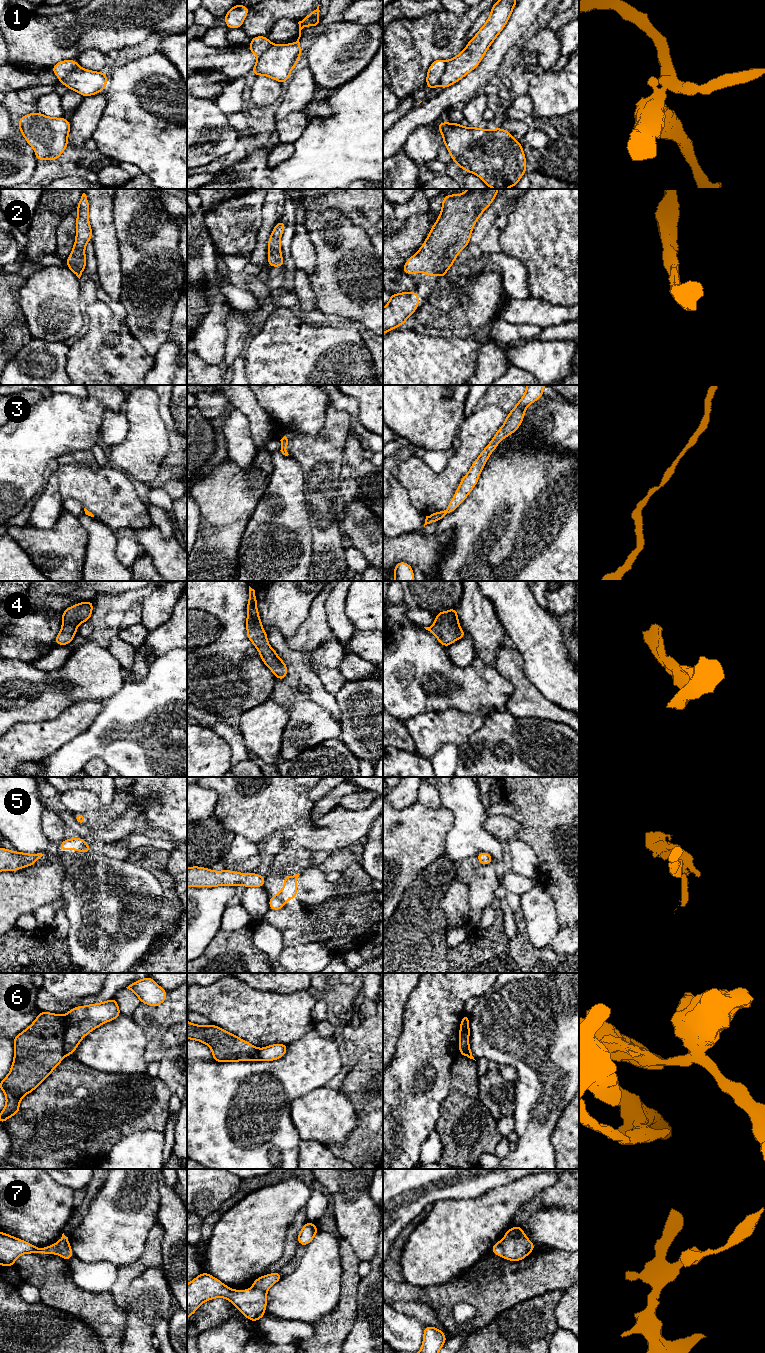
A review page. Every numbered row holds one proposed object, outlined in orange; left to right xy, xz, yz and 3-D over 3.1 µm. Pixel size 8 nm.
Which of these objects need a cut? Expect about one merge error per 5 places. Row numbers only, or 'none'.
1, 6

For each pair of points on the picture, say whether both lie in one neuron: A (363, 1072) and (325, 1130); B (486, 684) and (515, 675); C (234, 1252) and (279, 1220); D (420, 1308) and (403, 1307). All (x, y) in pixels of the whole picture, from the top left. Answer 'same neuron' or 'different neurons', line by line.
A: different neurons
B: different neurons
C: same neuron
D: same neuron

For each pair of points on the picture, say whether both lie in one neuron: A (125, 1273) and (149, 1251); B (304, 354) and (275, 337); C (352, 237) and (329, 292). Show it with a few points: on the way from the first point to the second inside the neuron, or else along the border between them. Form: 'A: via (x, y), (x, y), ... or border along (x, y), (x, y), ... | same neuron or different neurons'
A: via (132, 1271), (146, 1258) | same neuron
B: via (297, 354), (292, 354), (282, 344) | same neuron
C: via (344, 251), (332, 264), (332, 278) | same neuron

